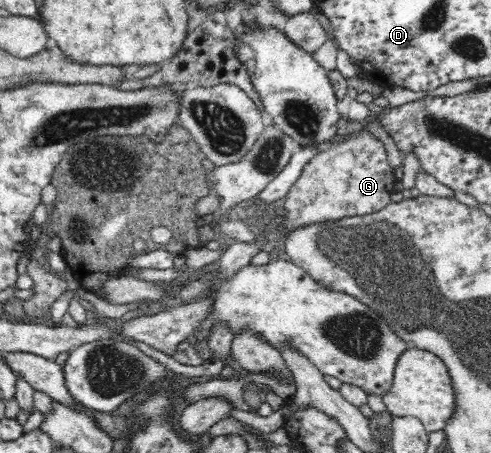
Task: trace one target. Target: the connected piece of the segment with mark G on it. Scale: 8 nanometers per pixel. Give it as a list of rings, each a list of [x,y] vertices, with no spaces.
[[[361,131],[340,143],[335,143],[327,150],[316,154],[307,165],[302,168],[302,173],[297,182],[289,189],[285,196],[283,216],[283,234],[291,232],[293,228],[316,224],[329,220],[340,220],[349,216],[364,216],[372,212],[379,212],[391,204],[391,194],[396,192],[394,169],[387,163],[385,147],[369,131]]]

